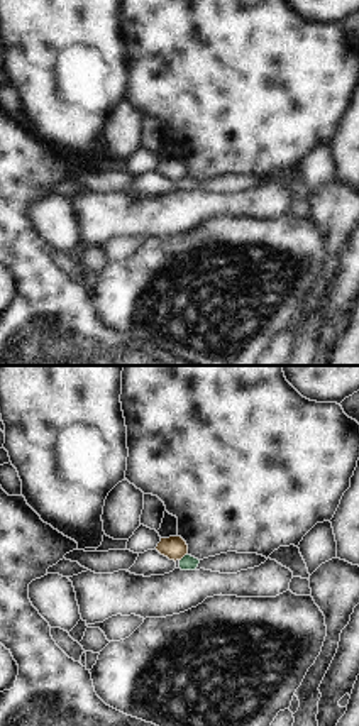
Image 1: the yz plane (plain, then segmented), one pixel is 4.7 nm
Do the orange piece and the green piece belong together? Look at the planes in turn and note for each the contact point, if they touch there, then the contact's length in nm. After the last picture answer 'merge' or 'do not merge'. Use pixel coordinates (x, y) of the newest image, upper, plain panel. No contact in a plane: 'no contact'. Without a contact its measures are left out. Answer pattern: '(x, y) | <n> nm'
(183, 176) | 60 nm

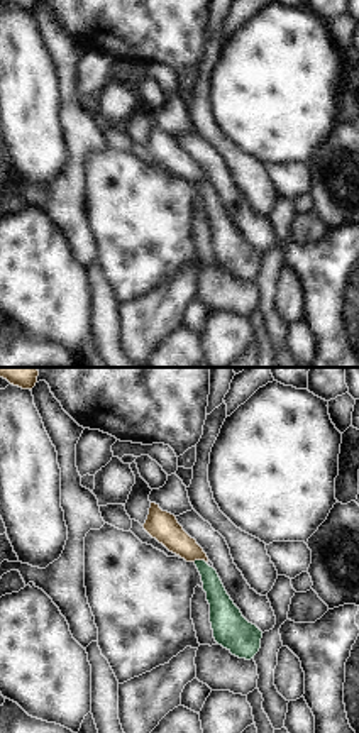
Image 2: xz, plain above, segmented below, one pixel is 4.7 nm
(200, 180) | 60 nm

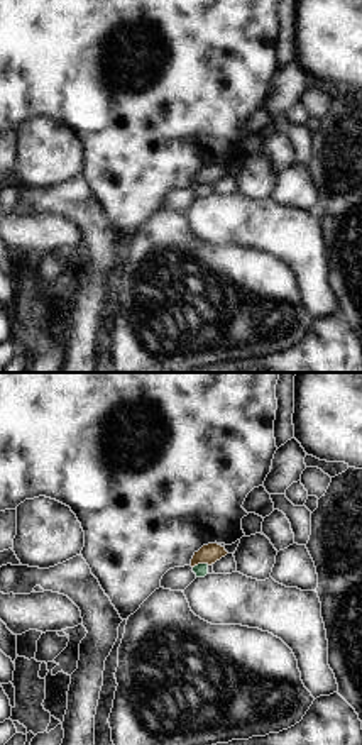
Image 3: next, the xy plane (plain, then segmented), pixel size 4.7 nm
(200, 183) | 80 nm

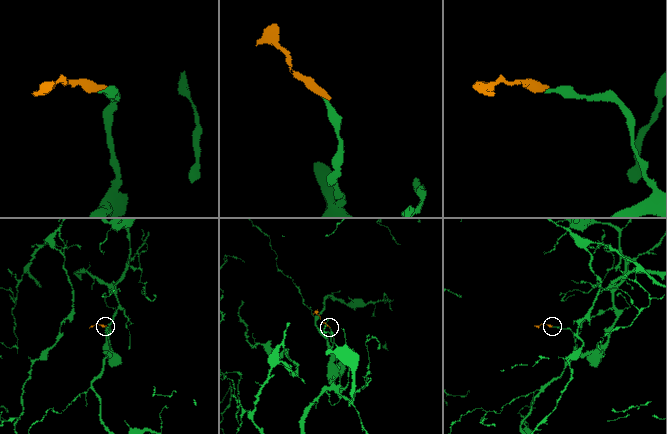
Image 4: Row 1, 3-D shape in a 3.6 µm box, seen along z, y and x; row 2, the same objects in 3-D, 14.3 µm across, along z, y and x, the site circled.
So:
do not merge

